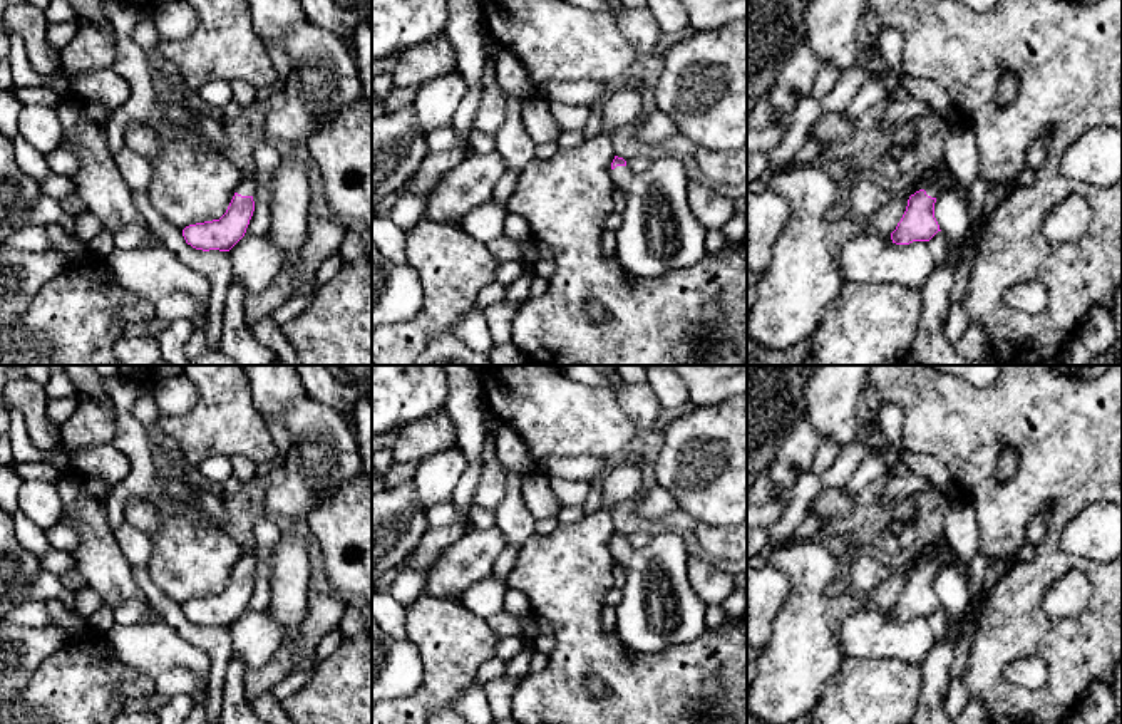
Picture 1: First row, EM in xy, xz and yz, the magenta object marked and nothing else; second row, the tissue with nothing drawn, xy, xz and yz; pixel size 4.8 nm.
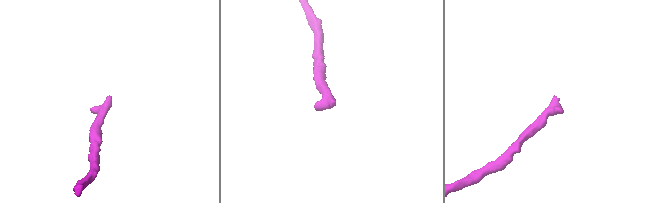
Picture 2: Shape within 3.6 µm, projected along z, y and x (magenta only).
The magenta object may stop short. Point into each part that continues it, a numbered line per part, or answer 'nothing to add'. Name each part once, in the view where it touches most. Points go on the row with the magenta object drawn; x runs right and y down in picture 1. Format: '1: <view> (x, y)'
1: xy (248, 186)

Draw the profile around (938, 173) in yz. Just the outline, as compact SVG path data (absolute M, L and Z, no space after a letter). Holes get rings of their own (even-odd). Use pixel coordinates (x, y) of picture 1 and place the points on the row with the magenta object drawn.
M944 161L924 169L921 174L916 174L914 181L908 188L908 194L914 194L919 189L924 189L929 183L939 183L941 184L941 194L948 193L956 188L958 179L956 176L948 169Z

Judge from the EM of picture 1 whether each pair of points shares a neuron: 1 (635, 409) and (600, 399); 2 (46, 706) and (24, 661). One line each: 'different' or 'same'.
1: different
2: different

